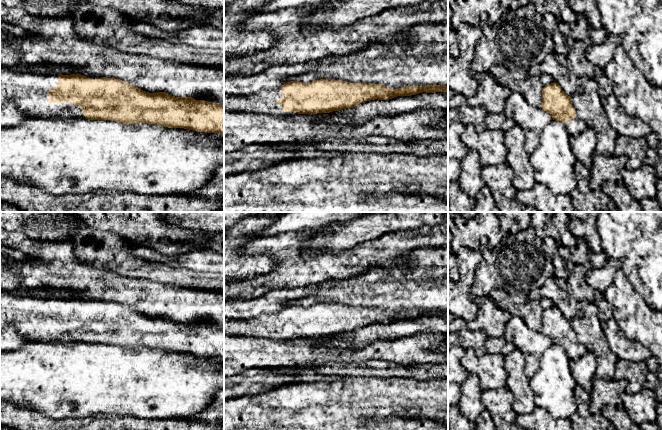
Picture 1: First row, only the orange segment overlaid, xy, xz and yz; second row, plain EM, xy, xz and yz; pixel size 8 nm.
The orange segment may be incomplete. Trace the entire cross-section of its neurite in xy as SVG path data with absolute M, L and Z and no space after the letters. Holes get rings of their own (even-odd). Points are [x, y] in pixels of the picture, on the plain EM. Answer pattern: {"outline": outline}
{"outline": "M0 289L0 329L9 324L32 343L86 342L124 348L149 347L224 359L224 328L175 321L165 316L149 317L115 302L13 295Z"}

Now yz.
{"outline": "M556 306L546 309L542 314L540 331L548 336L553 344L562 346L569 360L578 360L588 352L587 348L577 339L571 321L565 318Z"}

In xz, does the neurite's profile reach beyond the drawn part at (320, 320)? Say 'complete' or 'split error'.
split error

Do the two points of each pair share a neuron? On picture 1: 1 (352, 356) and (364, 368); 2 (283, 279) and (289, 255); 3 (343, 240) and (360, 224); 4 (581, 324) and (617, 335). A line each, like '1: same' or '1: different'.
1: different
2: same
3: same
4: different

